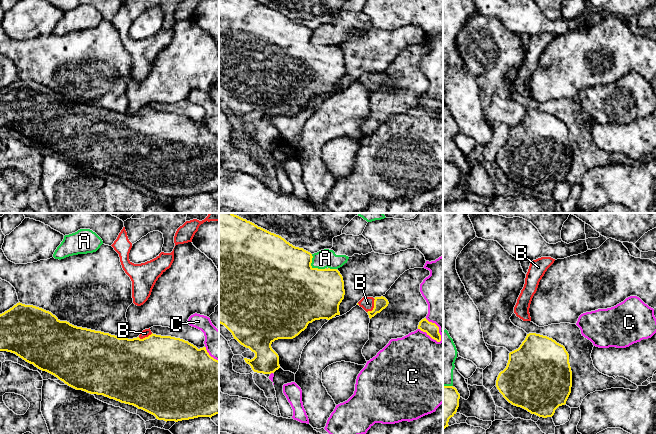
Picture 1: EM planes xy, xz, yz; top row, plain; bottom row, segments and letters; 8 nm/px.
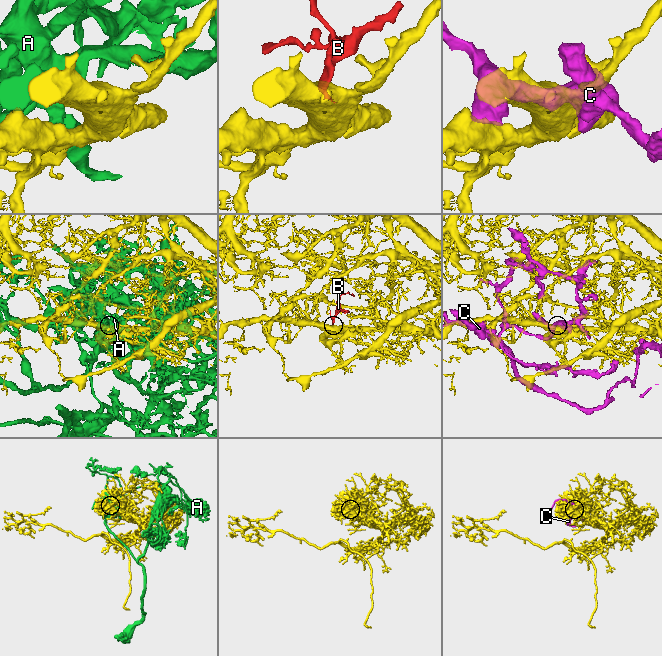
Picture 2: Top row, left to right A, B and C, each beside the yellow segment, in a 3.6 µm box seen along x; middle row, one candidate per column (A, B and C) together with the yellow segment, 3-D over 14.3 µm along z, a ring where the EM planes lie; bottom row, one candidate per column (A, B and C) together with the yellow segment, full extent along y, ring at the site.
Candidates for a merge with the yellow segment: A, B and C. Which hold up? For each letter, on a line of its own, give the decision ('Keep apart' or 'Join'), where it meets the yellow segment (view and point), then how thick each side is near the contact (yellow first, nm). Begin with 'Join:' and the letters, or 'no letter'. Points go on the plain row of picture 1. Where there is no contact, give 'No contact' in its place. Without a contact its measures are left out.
Join: B
A: Keep apart. Touches yellow at xz (311, 42). Thickness 500 nm (yellow) against 150 nm
B: Join. Touches yellow at xz (374, 82). Thickness 110 nm (yellow) against 110 nm
C: Keep apart. Touches yellow at xz (438, 104). Thickness 100 nm (yellow) against 320 nm

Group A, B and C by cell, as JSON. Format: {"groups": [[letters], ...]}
{"groups": [["A"], ["B"], ["C"]]}

